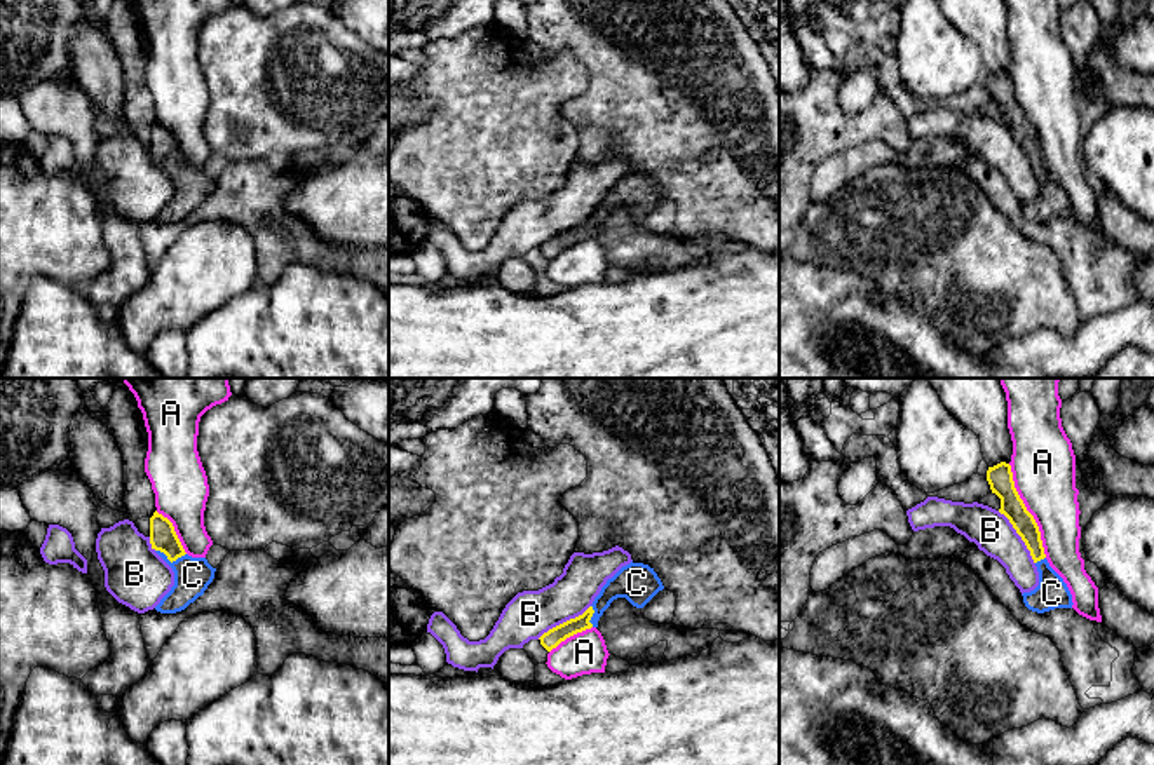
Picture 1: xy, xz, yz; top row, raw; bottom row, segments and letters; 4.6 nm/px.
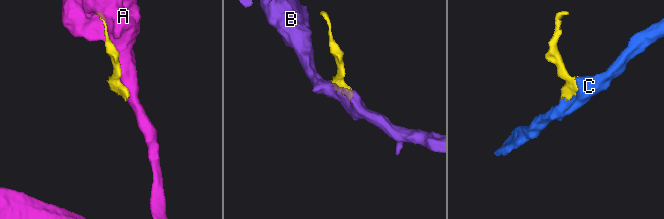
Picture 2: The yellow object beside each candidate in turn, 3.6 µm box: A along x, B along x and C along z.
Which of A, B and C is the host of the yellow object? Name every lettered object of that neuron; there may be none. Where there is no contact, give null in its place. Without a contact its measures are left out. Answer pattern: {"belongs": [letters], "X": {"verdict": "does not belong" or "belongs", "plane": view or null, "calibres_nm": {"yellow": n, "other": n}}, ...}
{"belongs": ["C"], "A": {"verdict": "does not belong", "plane": "yz", "calibres_nm": {"yellow": 120, "other": 300}}, "B": {"verdict": "does not belong", "plane": "yz", "calibres_nm": {"yellow": 110, "other": 190}}, "C": {"verdict": "belongs", "plane": "xy", "calibres_nm": {"yellow": 130, "other": 170}}}

